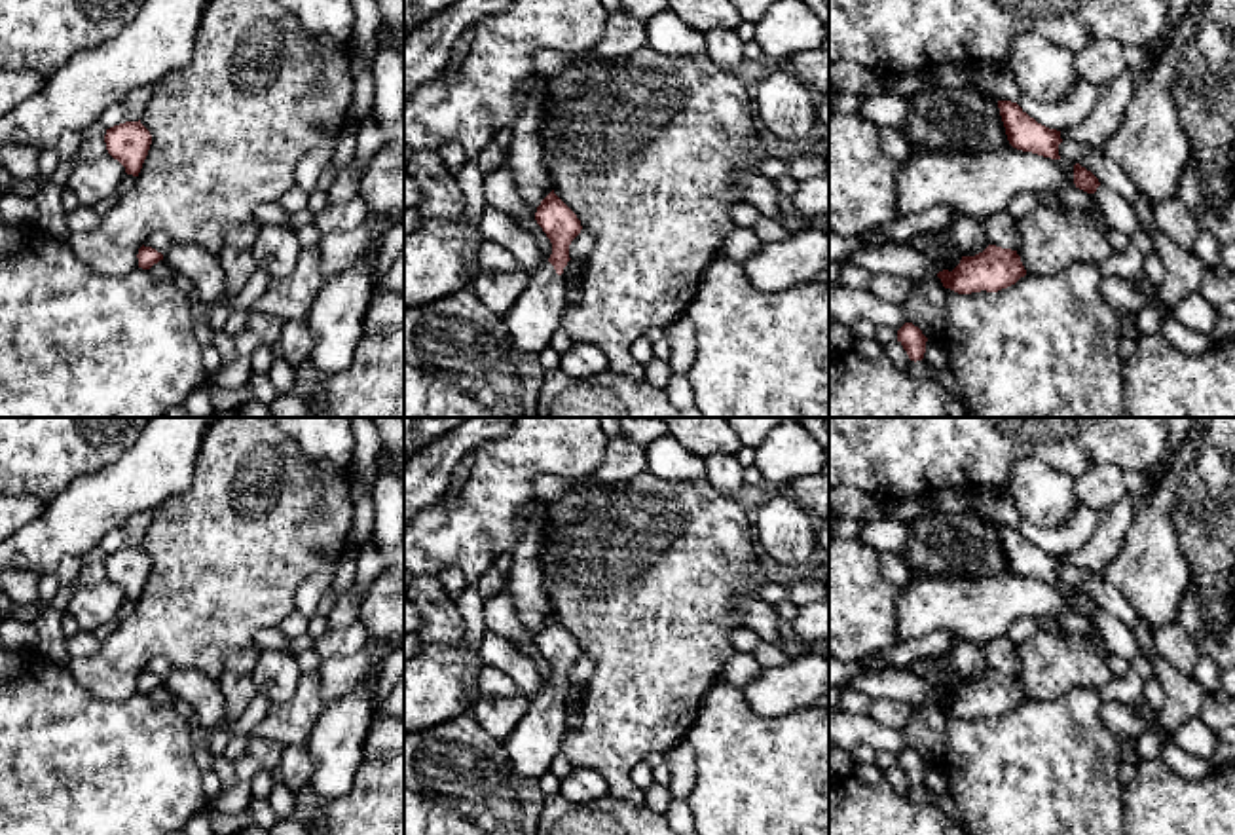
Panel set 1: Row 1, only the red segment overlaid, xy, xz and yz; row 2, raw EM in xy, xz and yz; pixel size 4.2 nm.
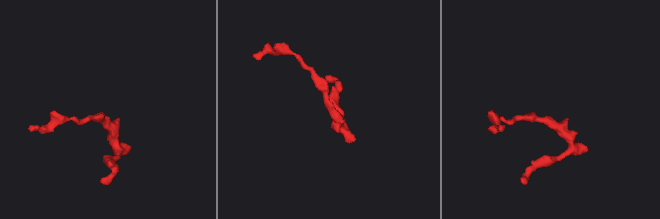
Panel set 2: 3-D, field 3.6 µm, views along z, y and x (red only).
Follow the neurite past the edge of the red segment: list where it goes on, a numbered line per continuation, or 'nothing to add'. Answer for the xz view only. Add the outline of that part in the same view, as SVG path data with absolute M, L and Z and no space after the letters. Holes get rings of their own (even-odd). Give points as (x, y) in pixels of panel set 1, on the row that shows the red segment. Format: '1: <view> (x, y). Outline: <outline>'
1: xz (534, 319). Outline: M550 262L529 277L527 287L503 317L510 340L524 351L539 353L550 345L567 309L567 283Z

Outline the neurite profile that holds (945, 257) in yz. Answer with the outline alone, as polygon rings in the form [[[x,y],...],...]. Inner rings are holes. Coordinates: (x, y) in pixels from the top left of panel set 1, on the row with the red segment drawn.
[[[926,235],[914,237],[909,245],[926,254],[937,266],[937,273],[943,269],[952,271],[962,260],[962,254],[943,235],[937,235],[933,241]]]

